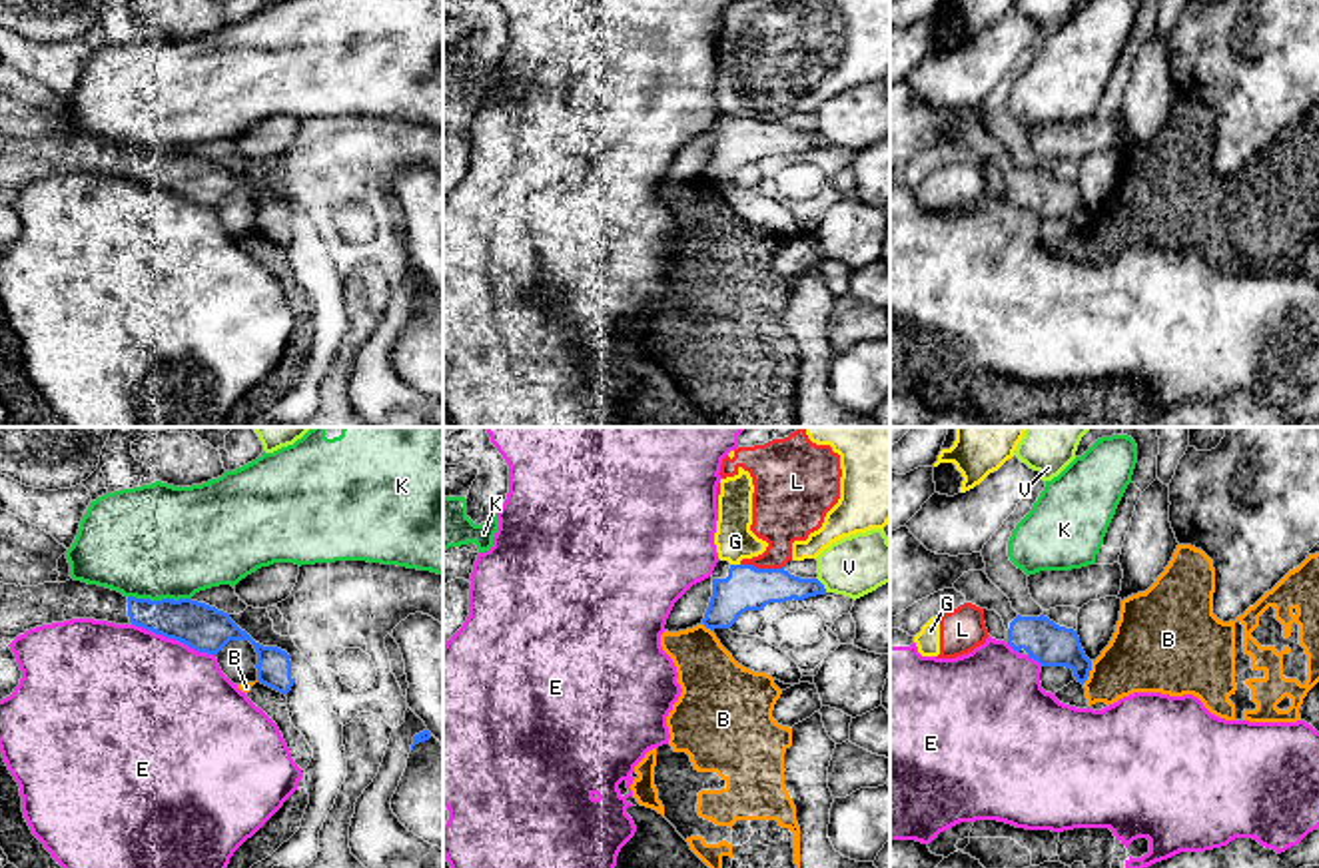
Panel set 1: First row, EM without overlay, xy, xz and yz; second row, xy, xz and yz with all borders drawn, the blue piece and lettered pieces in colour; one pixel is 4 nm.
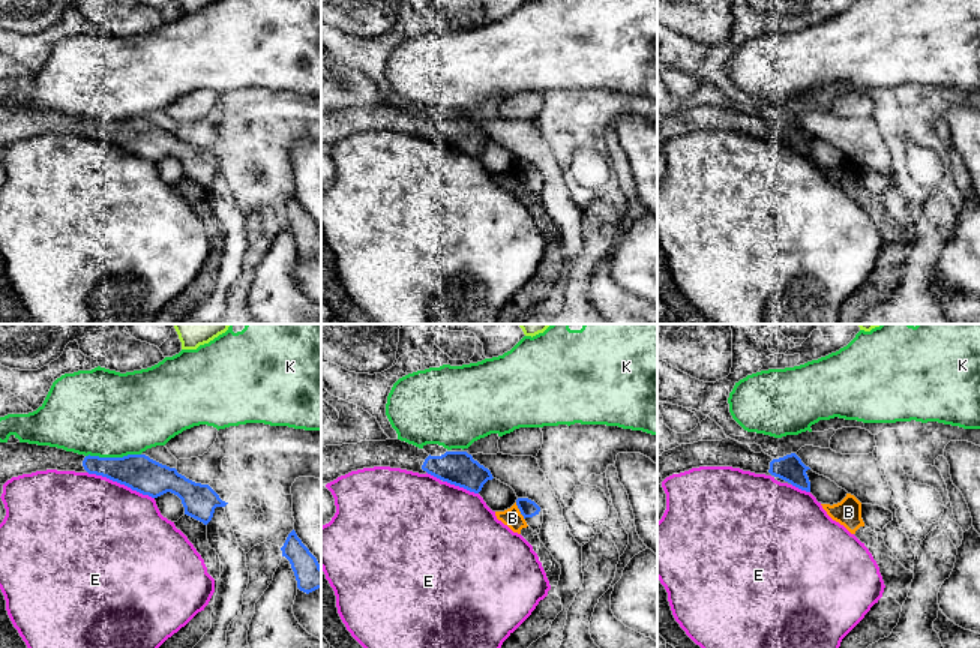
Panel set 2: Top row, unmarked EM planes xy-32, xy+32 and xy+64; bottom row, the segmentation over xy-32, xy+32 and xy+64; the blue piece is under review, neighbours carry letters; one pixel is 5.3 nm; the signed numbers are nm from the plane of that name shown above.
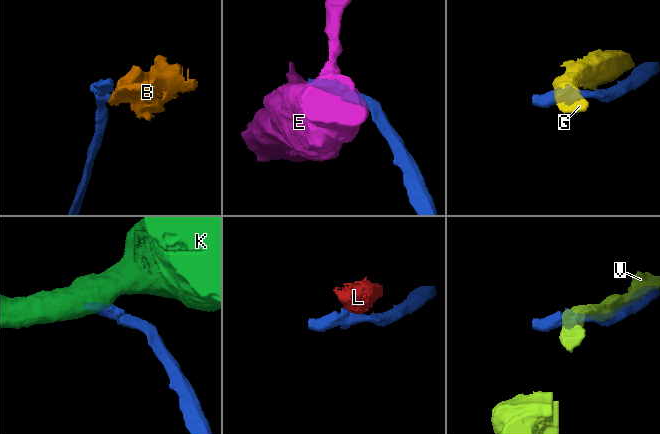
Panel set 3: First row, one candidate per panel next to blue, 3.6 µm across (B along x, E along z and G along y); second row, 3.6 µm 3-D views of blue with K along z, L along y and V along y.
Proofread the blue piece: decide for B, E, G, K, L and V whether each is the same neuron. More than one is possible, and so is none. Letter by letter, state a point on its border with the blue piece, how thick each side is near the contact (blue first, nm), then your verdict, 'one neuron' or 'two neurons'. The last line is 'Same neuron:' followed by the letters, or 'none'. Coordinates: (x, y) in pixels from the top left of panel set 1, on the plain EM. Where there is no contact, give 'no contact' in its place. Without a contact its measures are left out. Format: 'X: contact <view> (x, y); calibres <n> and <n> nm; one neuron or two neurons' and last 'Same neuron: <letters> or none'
B: contact yz (1088, 226); calibres 170 and 300 nm; two neurons
E: contact xy (174, 192); calibres 190 and 500 nm; two neurons
G: contact xz (735, 118); calibres 180 and 160 nm; two neurons
K: contact xy (162, 152); calibres 190 and 460 nm; two neurons
L: contact xz (763, 122); calibres 180 and 260 nm; two neurons
V: contact xz (823, 138); calibres 150 and 240 nm; two neurons
Same neuron: none

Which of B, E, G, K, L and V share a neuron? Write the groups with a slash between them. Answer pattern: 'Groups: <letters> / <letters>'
Groups: B / E / G L / K / V

